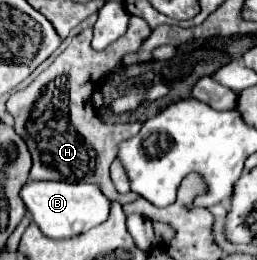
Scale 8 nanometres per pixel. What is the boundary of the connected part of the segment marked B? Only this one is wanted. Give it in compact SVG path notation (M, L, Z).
M27 181L19 195L33 219L33 223L51 239L67 239L101 225L109 215L109 199L99 187L89 183L59 183L59 181Z

